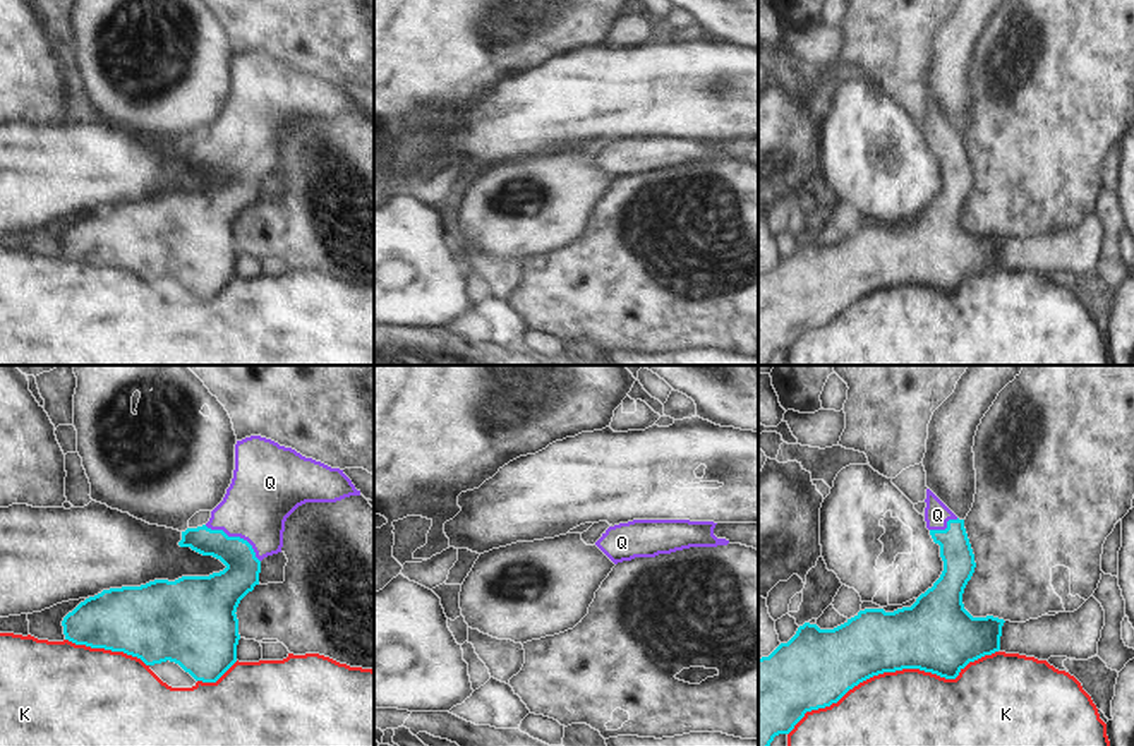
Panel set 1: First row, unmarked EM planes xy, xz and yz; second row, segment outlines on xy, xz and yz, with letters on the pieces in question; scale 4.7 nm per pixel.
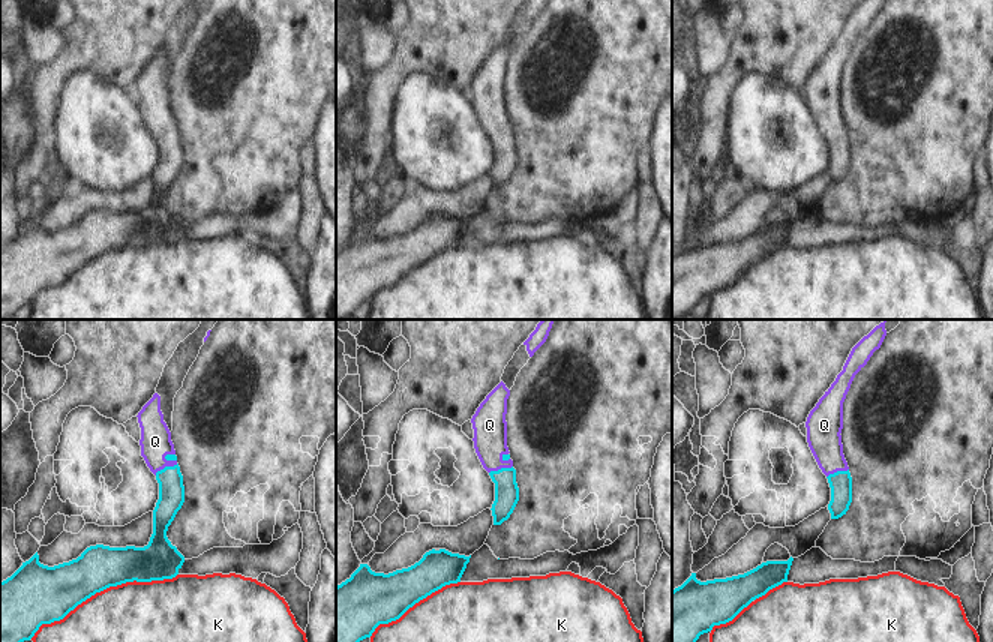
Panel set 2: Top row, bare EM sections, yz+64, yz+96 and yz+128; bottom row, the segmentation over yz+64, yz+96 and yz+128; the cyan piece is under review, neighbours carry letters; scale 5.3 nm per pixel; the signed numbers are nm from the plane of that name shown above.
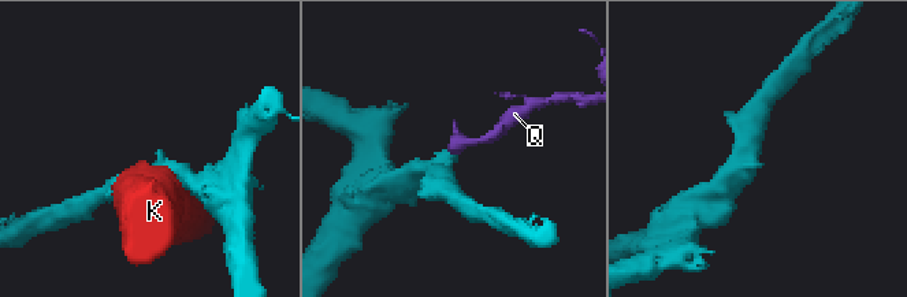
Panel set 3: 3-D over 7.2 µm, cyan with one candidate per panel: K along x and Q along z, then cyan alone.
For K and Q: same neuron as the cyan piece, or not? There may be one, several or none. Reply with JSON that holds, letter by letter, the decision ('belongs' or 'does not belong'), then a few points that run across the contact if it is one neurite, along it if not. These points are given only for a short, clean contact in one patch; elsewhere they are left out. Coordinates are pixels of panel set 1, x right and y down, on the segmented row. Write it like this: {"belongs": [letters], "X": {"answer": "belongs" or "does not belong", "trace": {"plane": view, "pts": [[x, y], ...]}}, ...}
{"belongs": ["Q"], "K": {"answer": "does not belong"}, "Q": {"answer": "belongs", "trace": {"plane": "xy", "pts": [[225, 589], [235, 578], [235, 537], [263, 493]]}}}

